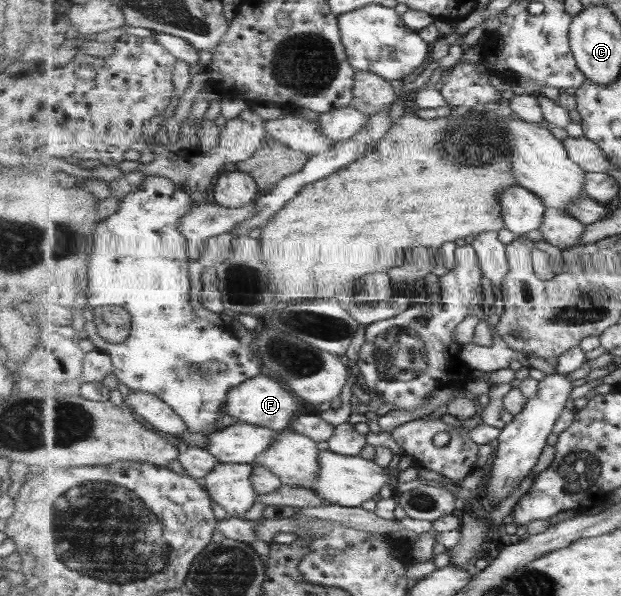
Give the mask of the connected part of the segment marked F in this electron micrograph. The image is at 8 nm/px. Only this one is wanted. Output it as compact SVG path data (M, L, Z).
M263 372L232 389L223 409L226 415L238 419L240 423L266 426L272 430L281 431L291 426L295 418L294 414L298 412L298 402L295 395L282 382L279 382L279 379Z

